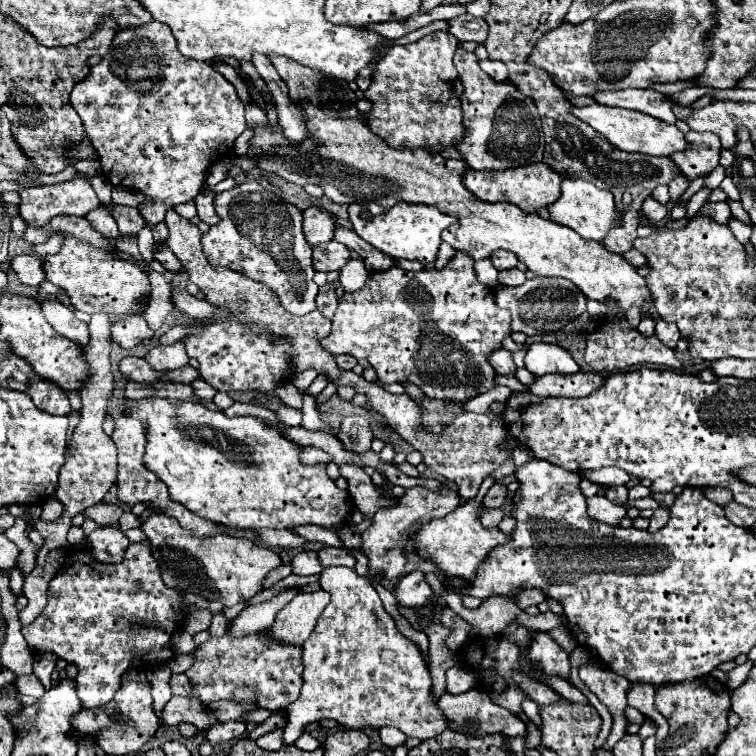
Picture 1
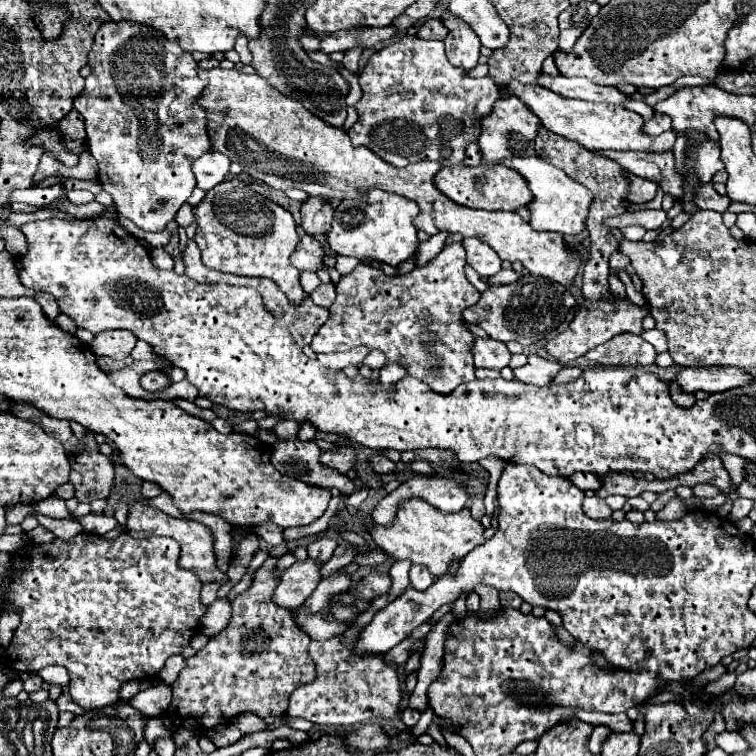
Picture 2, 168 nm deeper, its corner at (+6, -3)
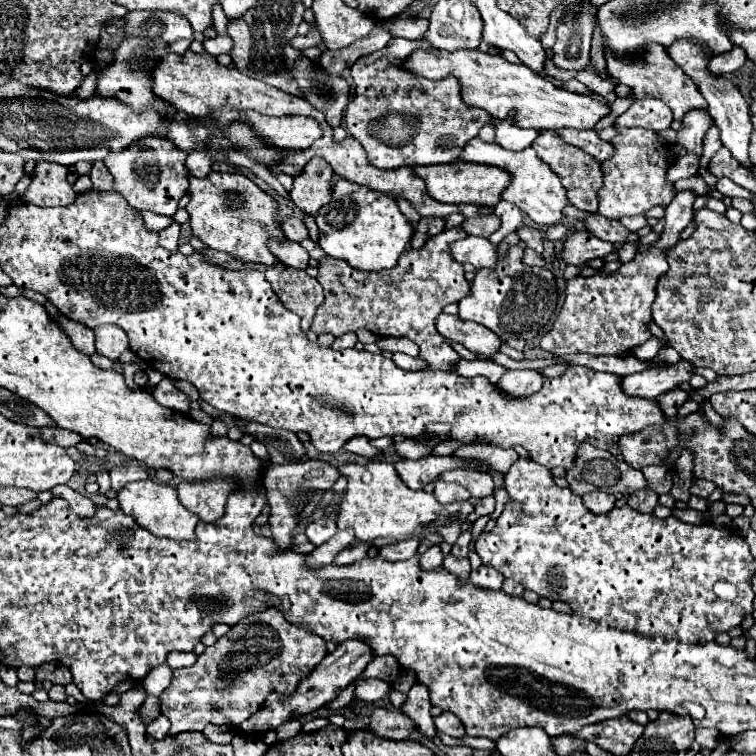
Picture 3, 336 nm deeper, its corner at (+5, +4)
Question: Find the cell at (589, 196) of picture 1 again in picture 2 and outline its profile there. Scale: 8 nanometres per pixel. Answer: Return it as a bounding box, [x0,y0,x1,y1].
[501,155,593,235]

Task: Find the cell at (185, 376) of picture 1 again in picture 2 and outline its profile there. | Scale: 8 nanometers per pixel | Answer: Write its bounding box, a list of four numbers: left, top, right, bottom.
[141,371,169,391]

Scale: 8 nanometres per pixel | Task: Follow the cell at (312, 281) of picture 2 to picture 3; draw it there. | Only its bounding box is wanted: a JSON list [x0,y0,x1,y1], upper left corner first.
[268,240,308,270]

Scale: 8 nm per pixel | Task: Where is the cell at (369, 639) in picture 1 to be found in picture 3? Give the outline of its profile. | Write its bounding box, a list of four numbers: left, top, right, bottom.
[306,518,338,546]

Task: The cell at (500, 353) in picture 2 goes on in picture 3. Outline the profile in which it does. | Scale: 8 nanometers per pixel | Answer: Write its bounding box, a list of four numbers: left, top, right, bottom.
[436,314,502,358]

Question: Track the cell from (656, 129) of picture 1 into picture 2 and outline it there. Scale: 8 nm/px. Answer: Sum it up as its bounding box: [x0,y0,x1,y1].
[501,79,676,153]

